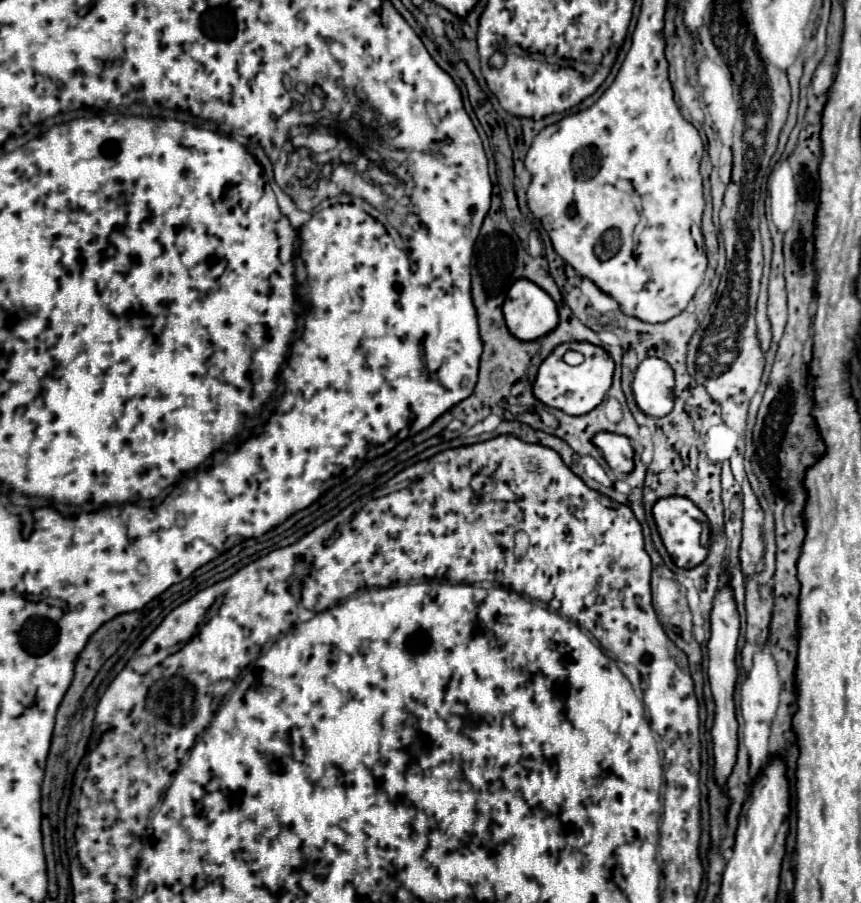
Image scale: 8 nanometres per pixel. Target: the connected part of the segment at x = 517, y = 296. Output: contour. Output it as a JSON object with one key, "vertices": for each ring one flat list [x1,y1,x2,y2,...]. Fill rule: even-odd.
{"vertices":[[518,279,506,295,504,319,514,337,534,341,558,325,558,311,546,291,528,279]]}

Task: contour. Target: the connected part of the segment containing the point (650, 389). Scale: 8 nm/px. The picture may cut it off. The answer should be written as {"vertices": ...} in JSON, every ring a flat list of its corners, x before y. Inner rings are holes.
{"vertices":[[658,357,644,359,632,381,636,405,650,417,664,417,674,407,674,373,666,361]]}

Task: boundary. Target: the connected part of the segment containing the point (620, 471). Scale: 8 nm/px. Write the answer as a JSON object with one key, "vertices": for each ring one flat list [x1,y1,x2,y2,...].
{"vertices":[[600,431,592,437,592,443,602,451,604,461,616,475,626,475,634,467,634,449,630,445,630,439,618,433]]}

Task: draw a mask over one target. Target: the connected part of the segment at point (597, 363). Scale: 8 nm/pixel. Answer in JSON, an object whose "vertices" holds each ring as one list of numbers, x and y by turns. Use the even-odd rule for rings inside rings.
{"vertices":[[588,341,582,343,562,343,558,345,540,365,536,381,534,381,534,395,538,401,542,401,548,407,560,409,568,415,586,415,592,409,596,409,602,401,606,391,612,385,612,373,614,373,614,361,612,357,598,345,592,345],[570,349,578,349,584,355,584,363,582,365,568,365,564,363,564,353]]}

